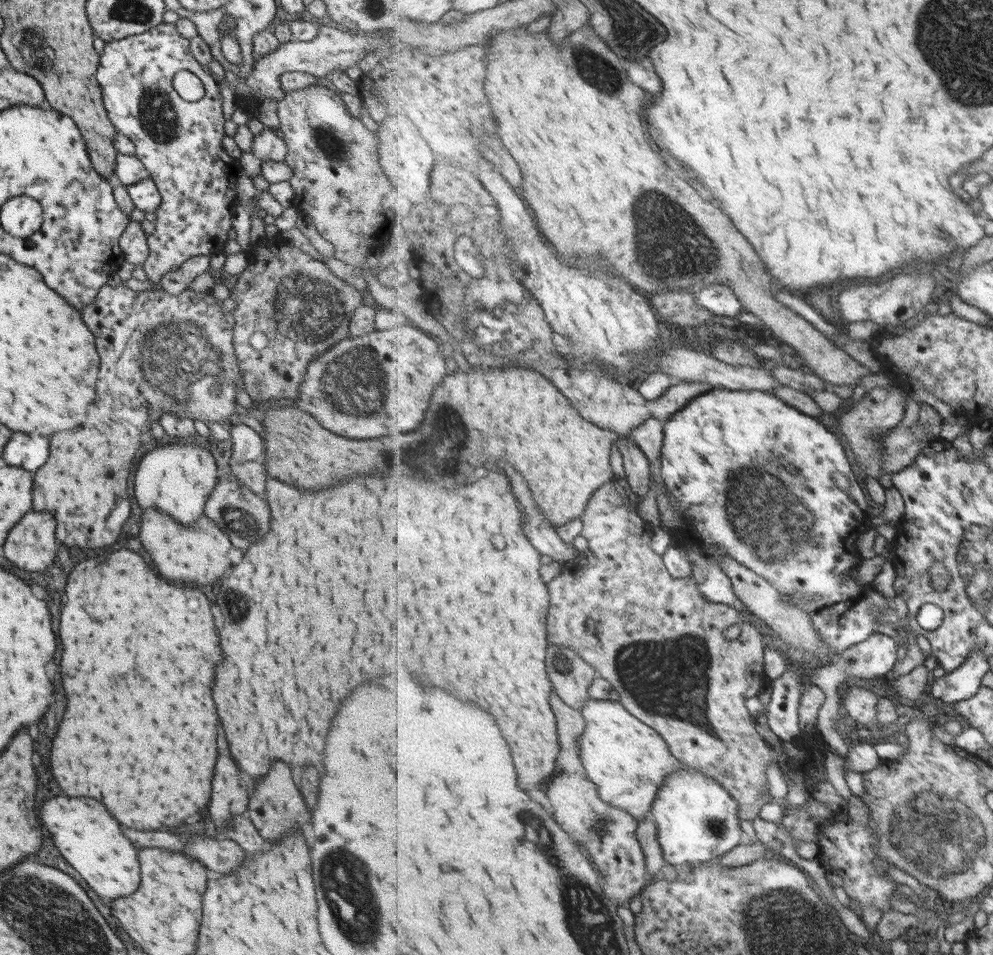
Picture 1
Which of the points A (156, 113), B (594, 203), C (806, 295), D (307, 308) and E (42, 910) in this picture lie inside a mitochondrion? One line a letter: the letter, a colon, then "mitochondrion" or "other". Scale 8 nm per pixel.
A: mitochondrion
B: other
C: other
D: mitochondrion
E: mitochondrion

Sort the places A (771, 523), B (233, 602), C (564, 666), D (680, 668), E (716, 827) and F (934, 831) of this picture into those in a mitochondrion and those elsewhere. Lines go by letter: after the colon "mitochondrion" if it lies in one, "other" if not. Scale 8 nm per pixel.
A: mitochondrion
B: mitochondrion
C: mitochondrion
D: mitochondrion
E: mitochondrion
F: mitochondrion

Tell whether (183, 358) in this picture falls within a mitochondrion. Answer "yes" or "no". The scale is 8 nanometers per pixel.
yes

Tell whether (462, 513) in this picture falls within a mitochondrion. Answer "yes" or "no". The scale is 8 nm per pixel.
no

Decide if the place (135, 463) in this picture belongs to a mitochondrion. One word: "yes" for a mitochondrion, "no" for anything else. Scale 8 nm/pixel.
no

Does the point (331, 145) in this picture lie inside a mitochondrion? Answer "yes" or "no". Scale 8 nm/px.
yes

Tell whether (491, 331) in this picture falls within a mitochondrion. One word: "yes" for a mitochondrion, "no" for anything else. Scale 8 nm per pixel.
yes

